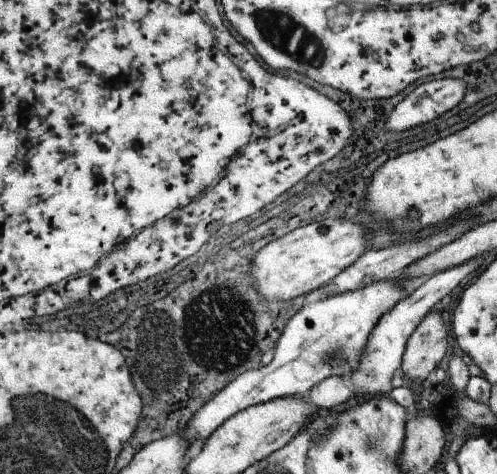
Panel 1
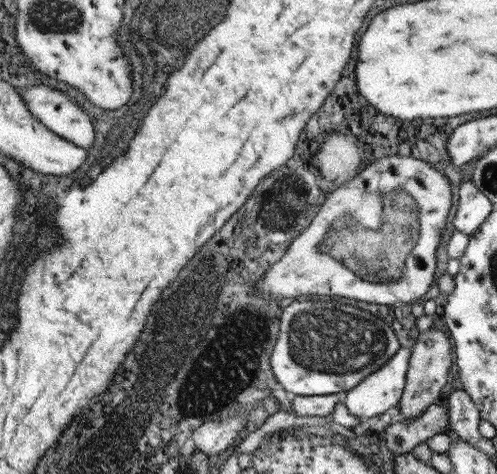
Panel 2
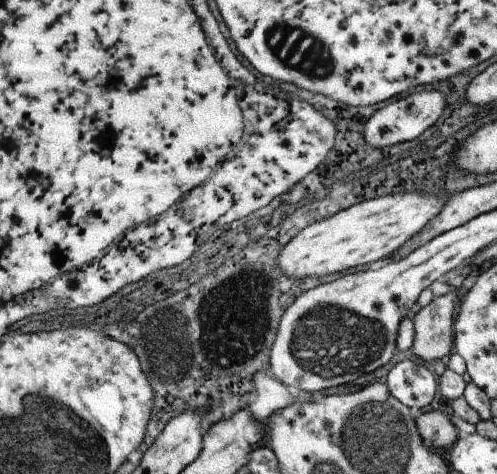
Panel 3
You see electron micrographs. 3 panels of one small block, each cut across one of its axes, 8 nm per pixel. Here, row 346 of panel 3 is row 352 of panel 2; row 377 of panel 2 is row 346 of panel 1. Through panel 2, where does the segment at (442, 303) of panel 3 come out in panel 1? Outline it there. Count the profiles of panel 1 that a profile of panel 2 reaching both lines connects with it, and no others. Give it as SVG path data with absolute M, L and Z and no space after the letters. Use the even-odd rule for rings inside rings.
M429 312L413 330L407 340L401 370L409 380L423 382L427 376L433 376L435 366L445 356L447 350L447 332L441 320L441 314Z

